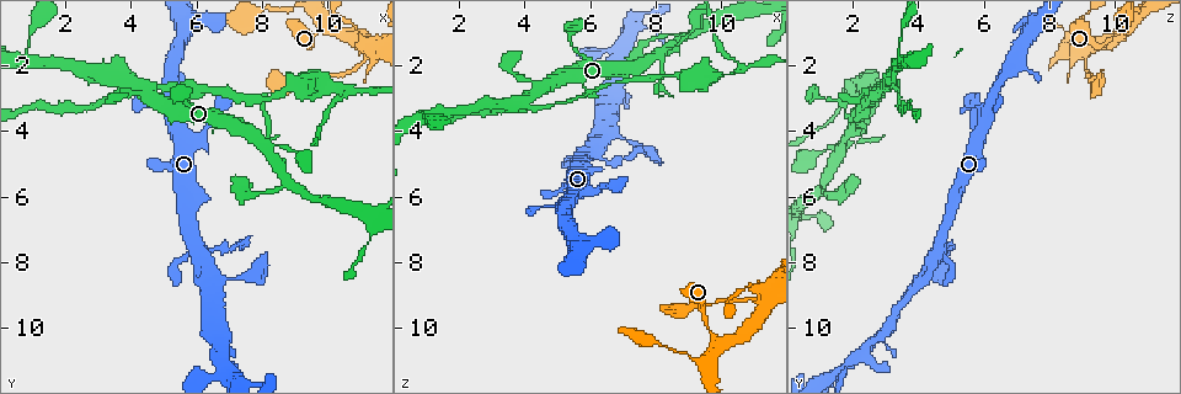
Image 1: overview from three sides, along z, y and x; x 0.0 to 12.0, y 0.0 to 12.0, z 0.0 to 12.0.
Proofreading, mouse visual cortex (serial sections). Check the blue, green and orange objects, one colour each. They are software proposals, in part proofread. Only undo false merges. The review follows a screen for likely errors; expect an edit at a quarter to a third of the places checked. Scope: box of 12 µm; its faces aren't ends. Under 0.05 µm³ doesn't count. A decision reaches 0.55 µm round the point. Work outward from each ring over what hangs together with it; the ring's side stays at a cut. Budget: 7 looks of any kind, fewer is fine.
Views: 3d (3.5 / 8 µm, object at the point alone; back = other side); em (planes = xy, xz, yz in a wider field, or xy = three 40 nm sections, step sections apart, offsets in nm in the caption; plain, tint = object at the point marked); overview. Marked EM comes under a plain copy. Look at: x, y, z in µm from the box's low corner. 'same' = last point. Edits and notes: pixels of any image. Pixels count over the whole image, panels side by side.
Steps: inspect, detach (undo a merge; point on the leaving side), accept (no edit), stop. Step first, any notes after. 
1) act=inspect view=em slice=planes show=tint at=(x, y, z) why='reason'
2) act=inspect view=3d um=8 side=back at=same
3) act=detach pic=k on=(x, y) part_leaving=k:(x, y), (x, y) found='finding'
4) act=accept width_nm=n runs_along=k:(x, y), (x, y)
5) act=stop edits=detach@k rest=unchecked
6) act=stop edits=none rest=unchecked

act=inspect view=3d um=3.5 side=back at=(3.9, 2.5, 3.2) why='sharp bend'

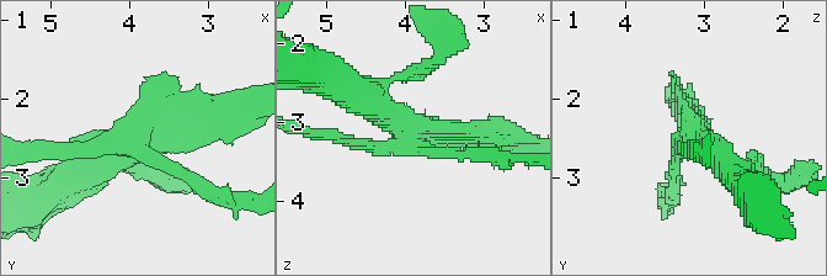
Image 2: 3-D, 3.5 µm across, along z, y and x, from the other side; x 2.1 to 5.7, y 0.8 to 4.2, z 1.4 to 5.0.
act=inspect view=em slice=xy step=1 show=tint at=(3.95, 2.55, 3.10) why='now the EM'

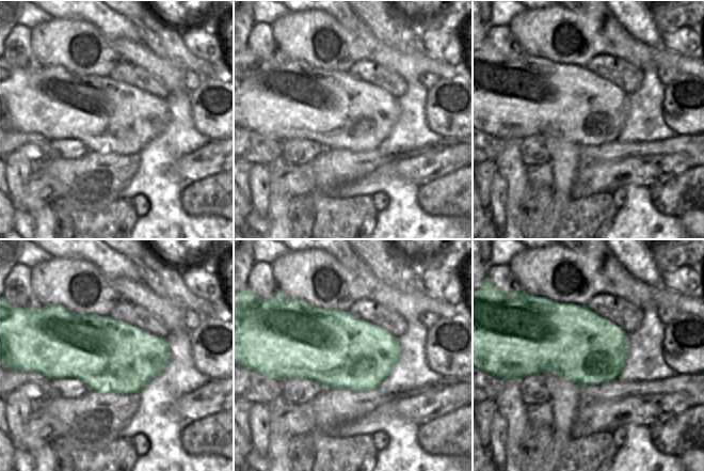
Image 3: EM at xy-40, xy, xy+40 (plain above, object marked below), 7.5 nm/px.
act=detach pic=2 on=(452, 150) found='a second cell is stuck on'

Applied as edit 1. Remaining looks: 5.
act=inspect view=3d um=3.5 at=(8.2, 4.5, 1.7) why='looks like a crossing'

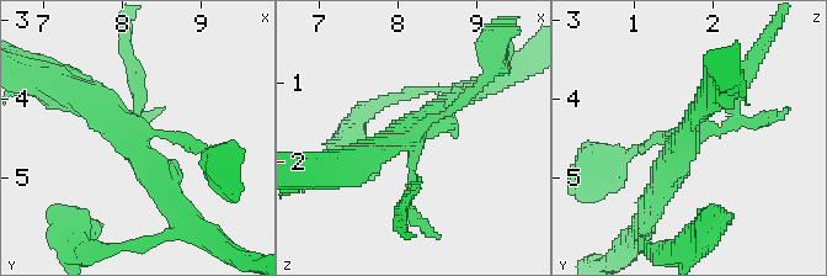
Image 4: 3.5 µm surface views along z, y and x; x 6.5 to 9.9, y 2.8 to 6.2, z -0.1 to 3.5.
act=inspect view=em slice=xy step=1 show=tint at=(8.20, 4.55, 1.70) arms=4 arm_widths_nm=100,150,350,350

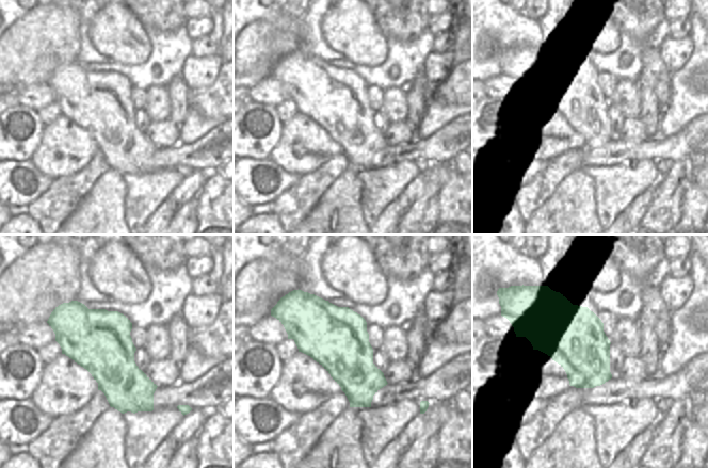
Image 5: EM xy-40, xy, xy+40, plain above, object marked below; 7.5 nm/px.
act=accept runs_along=4:(75, 91), (121, 121), (174, 205) found='all the same cell'

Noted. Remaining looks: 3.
act=inspect view=3d um=3.5 side=back at=(11.3, 1.7, 9.0) why='thin arm on a thick one'

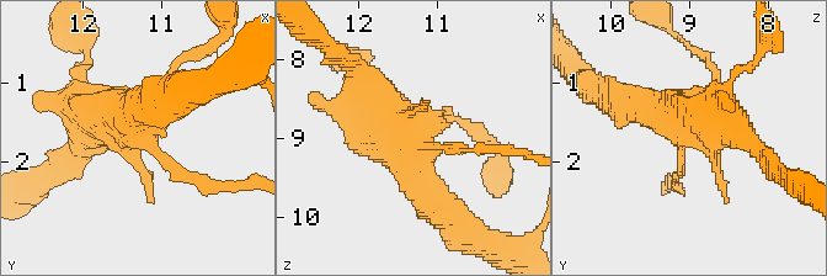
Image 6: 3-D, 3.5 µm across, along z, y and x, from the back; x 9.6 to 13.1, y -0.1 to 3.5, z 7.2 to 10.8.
act=inspect view=em slice=xy step=1 show=tint at=(11.25, 1.70, 9.10) why='shape alone is not enough'

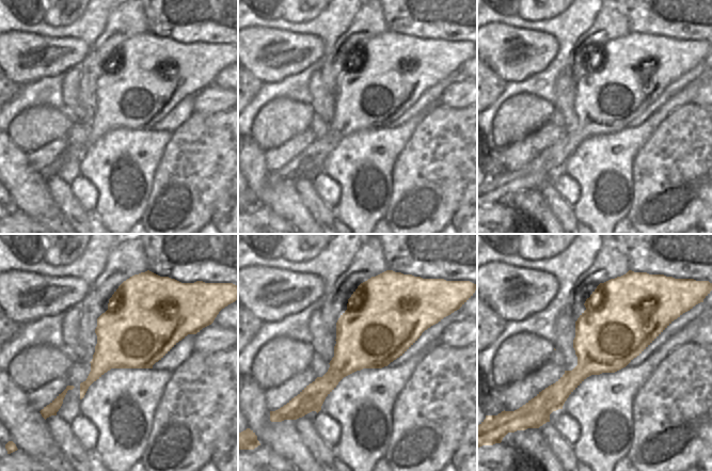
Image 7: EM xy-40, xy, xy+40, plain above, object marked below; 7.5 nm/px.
act=accept runs_along=6:(436, 202), (409, 129), (359, 101) found='all the same cell'

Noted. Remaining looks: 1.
act=stop edits=detach@2 rest=unchecked

